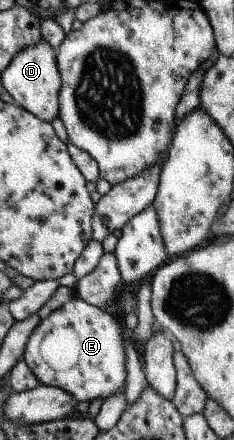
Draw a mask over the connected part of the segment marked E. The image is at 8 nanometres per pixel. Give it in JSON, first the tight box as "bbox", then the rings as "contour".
{"bbox":[23,296,124,402],"contour":[[[73,296],[69,301],[39,320],[30,332],[23,349],[23,362],[45,386],[58,386],[73,395],[77,401],[91,402],[97,397],[107,398],[119,389],[124,391],[124,351],[120,328],[124,327],[114,311],[102,309]]]}

